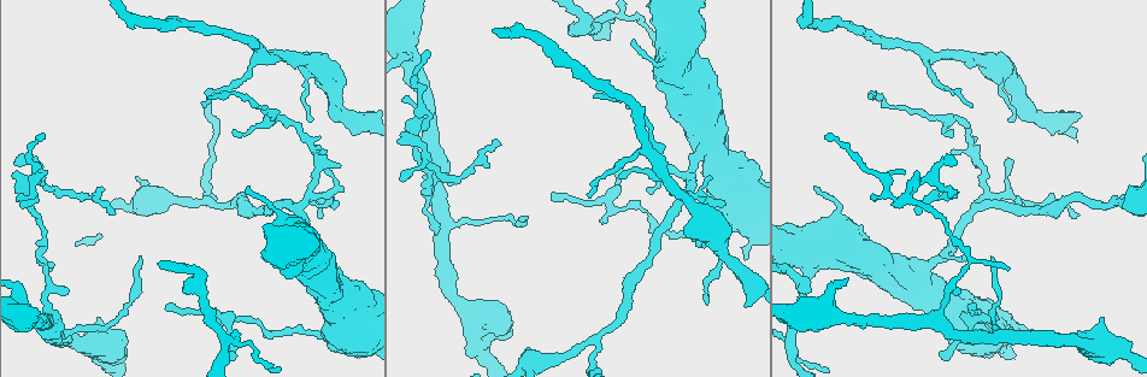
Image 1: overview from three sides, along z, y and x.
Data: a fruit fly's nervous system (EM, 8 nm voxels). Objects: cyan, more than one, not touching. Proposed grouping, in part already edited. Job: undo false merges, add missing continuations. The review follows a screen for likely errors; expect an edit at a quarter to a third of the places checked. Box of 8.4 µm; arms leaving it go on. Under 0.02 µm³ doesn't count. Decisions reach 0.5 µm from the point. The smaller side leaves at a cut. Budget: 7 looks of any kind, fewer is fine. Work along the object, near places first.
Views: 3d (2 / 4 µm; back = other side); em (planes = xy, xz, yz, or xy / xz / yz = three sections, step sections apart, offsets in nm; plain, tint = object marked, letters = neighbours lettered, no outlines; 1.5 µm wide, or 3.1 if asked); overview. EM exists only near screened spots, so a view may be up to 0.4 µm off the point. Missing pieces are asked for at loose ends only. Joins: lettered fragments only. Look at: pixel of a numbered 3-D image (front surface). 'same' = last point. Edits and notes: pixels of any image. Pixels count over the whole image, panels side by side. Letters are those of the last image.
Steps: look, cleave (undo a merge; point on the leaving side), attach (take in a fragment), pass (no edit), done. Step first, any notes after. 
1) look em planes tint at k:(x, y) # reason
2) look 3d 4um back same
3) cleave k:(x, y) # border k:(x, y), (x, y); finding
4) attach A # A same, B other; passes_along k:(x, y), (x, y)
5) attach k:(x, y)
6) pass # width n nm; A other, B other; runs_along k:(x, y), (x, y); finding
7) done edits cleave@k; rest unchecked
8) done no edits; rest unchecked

look 3d 2um at 1:(921, 212) # branch stops here

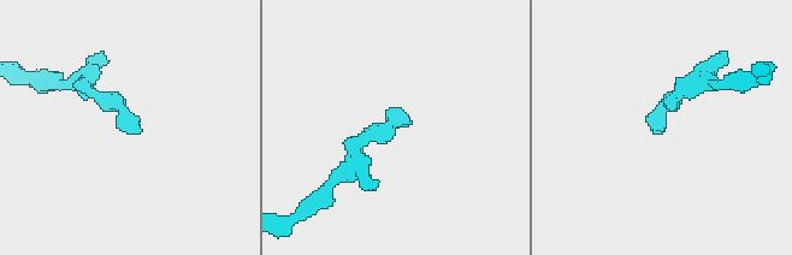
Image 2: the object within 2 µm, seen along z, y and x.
look em planes letters at 2:(406, 121)

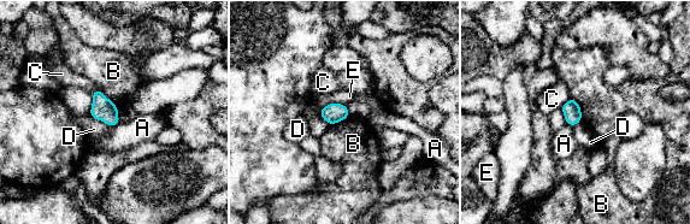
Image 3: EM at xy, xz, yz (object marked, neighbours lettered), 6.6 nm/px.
pass # width 120 nm; A other, B other, C other, D other, E other; border 3:(571, 96), (578, 104), (583, 119); none of them fits

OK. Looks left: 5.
look em planes plain at 1:(211, 202) # sudden change in width

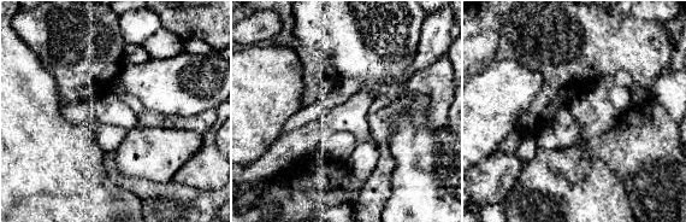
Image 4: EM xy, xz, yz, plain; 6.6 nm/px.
look em planes letters same # what lies round it

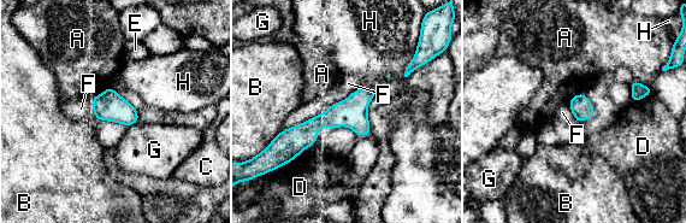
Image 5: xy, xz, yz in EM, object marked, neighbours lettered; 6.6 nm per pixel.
pass # longest_contact F 600 nm; A other, B other, C other, D other, E other, F other, G other, H other; border 5:(137, 121), (129, 127); continuous, no second neuron

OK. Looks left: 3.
look em xy step 8 letters at 1:(826, 135) # branch stops here

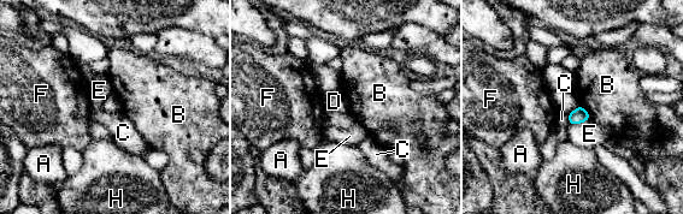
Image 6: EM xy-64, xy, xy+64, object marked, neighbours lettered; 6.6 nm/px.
look em planes letters same # another direction

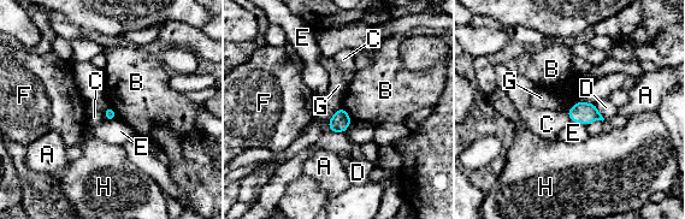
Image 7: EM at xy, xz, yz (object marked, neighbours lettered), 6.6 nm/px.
pass # A other, B other, C other, D other, E other, F other, G other, H other; border 7:(341, 106), (329, 122), (332, 132); none of them fits

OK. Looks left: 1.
done no edits; rest unchecked

